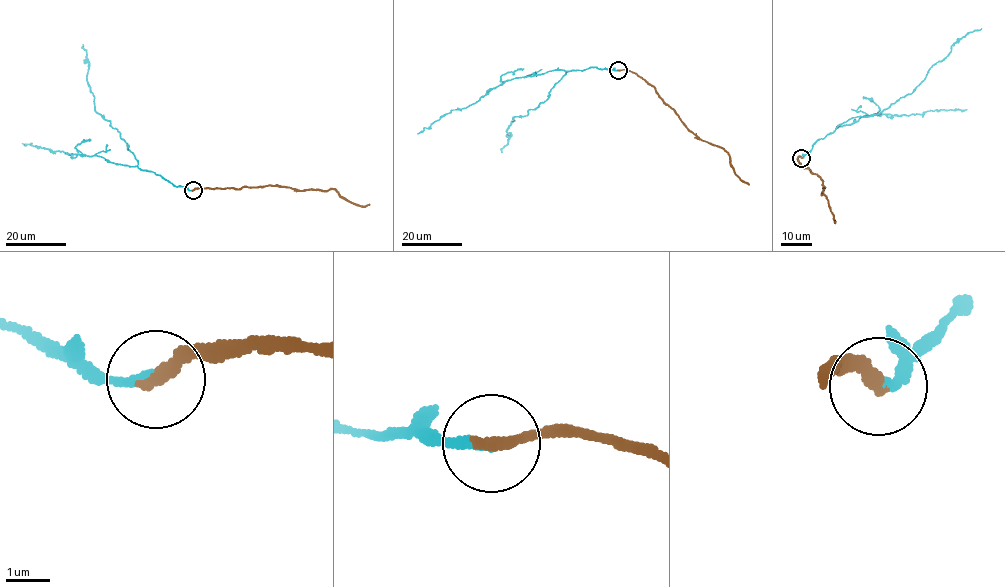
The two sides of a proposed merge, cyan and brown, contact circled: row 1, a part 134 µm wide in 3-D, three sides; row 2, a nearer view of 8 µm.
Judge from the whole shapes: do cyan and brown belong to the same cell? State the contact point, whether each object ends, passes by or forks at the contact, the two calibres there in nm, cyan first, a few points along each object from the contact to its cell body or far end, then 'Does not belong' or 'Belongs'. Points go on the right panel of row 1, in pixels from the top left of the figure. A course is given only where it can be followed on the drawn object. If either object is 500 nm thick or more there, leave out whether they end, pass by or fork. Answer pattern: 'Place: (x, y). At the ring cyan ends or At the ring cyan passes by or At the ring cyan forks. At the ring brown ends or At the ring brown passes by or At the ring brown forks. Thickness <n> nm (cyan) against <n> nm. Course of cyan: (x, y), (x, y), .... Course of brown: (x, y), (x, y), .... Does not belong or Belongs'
Place: (801, 158). At the ring cyan ends. At the ring brown ends. Thickness 240 nm (cyan) against 320 nm. Course of cyan: (801, 157), (838, 125), (850, 119), (879, 113), (913, 92), (928, 69), (947, 55), (955, 43), (981, 28). Course of brown: (801, 157), (797, 157), (802, 167), (820, 177), (824, 188), (821, 194), (827, 201), (835, 221). Does not belong

